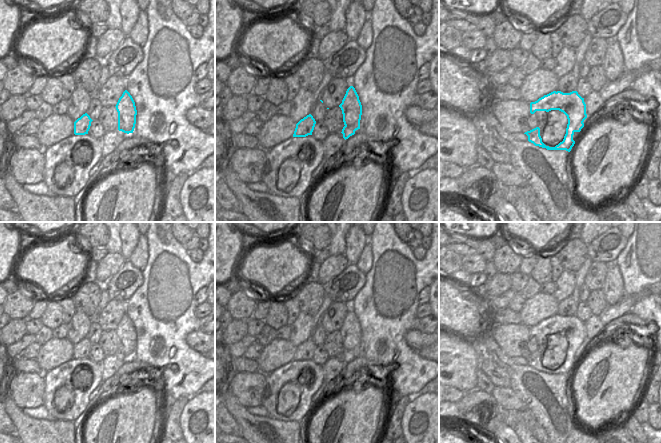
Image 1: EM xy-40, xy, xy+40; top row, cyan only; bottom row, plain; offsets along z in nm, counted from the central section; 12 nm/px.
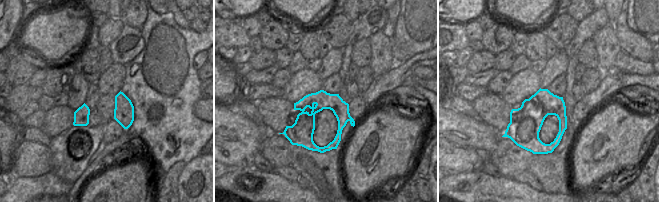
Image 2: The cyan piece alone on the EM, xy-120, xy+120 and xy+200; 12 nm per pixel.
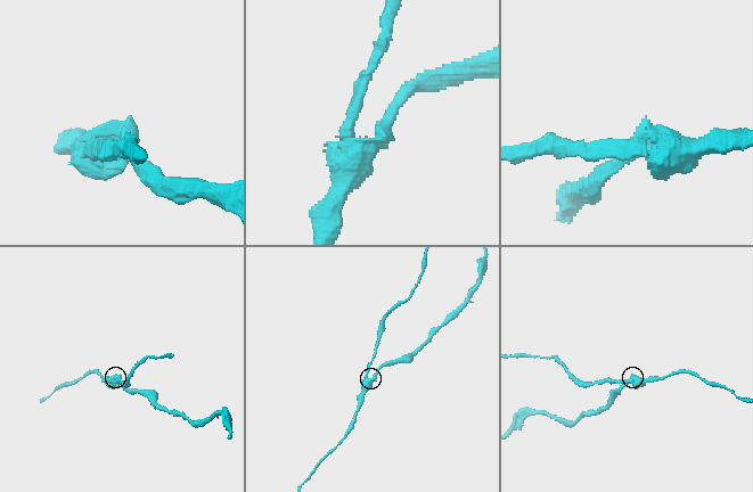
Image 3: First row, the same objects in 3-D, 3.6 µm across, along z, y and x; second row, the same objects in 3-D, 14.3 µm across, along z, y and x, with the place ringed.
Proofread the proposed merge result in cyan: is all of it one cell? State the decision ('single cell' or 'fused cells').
fused cells

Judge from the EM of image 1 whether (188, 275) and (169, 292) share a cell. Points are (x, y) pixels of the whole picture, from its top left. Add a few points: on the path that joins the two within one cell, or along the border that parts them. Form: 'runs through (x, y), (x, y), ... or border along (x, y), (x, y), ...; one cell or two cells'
border along (166, 264), (175, 273), (175, 280), (181, 291); two cells

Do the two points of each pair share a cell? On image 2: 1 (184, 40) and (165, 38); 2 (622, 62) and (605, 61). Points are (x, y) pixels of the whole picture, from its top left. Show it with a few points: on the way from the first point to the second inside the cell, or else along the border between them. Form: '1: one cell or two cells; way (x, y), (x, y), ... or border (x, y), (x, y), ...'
1: two cells; border (165, 31), (174, 41), (174, 48), (180, 59)
2: two cells; border (621, 50), (615, 59), (614, 68), (611, 71)

